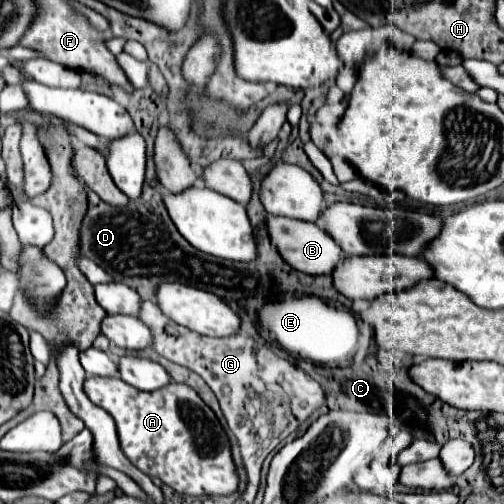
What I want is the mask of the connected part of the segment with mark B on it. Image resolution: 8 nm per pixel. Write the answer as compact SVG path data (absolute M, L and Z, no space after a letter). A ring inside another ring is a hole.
M268 214L268 236L272 238L272 246L280 250L280 256L284 256L284 262L290 262L294 270L300 270L304 274L330 274L342 260L340 246L312 222Z

